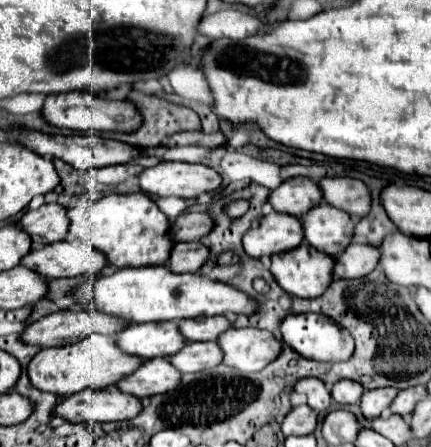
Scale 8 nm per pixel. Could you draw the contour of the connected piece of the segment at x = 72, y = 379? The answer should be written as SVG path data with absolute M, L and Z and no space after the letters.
M92 333L92 335L88 335L86 339L82 339L82 341L74 343L74 345L40 349L32 357L32 361L28 363L28 377L30 377L30 381L32 381L32 385L36 389L50 391L50 393L56 393L58 397L64 397L64 395L80 393L84 389L110 387L116 381L130 375L132 369L136 369L140 363L142 361L138 357L122 353L116 347L114 337Z

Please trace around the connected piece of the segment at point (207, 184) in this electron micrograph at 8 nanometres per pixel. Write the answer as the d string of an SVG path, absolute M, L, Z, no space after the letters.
M164 161L140 173L140 189L160 197L196 199L202 193L216 191L222 185L220 173L198 163Z

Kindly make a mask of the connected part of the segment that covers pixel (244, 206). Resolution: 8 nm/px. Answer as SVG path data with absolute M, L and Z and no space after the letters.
M240 199L240 201L232 201L232 203L226 205L224 211L226 211L228 217L238 219L238 217L242 217L242 215L248 211L248 201L244 201L244 199Z

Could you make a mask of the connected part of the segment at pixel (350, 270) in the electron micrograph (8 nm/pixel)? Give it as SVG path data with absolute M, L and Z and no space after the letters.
M352 241L338 257L334 257L336 279L360 279L366 277L378 265L380 251L366 243Z

